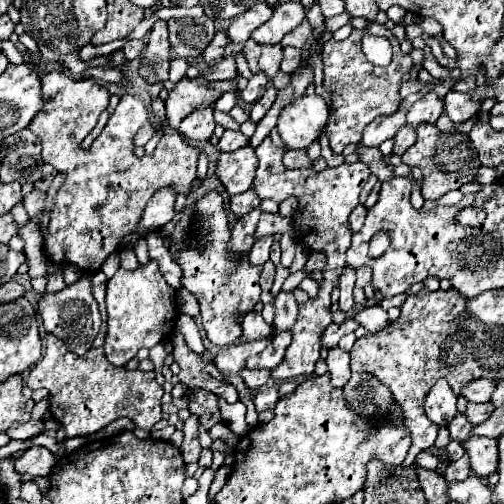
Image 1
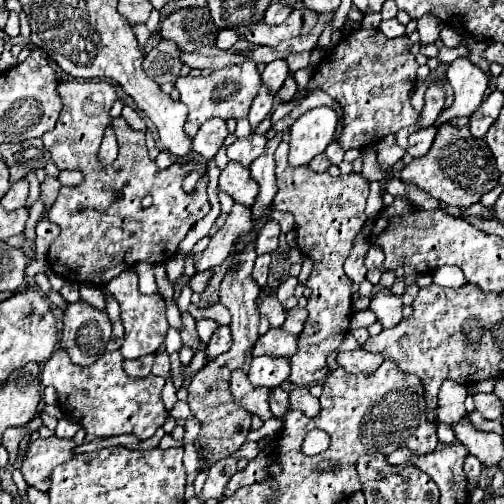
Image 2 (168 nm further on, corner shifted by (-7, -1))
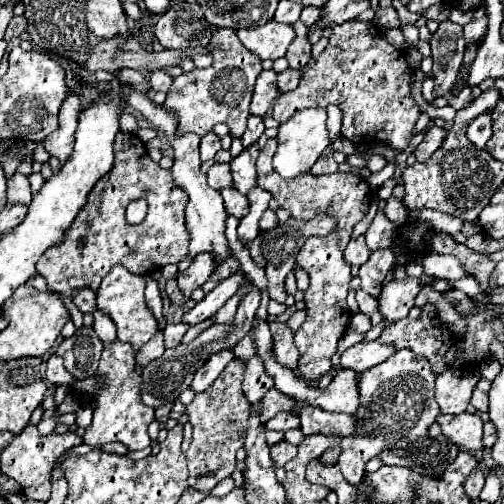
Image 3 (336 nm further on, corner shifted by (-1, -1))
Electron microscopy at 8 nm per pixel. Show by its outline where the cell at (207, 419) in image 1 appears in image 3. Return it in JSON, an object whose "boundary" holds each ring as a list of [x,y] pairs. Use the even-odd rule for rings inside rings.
{"boundary":[[[232,359],[230,365],[222,371],[222,375],[214,381],[214,387],[210,387],[210,391],[198,393],[190,403],[190,407],[186,407],[186,413],[190,415],[190,423],[194,427],[194,437],[190,449],[186,451],[190,469],[188,485],[196,491],[208,493],[222,479],[230,477],[236,469],[236,451],[244,447],[246,427],[252,409],[252,405],[246,403],[240,389],[242,375],[244,375],[244,361]]]}

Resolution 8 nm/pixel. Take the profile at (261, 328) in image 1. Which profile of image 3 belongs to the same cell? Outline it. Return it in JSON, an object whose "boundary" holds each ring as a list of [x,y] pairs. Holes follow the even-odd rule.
{"boundary":[[[318,215],[310,221],[300,221],[290,217],[286,223],[278,223],[272,231],[260,231],[262,233],[262,253],[266,259],[266,275],[268,275],[268,291],[270,291],[270,299],[284,303],[286,301],[286,291],[284,291],[284,279],[286,275],[294,269],[296,263],[296,255],[300,251],[300,247],[306,243],[308,237],[316,235],[316,237],[324,237],[330,231],[334,231],[336,227],[336,219],[330,215]]]}

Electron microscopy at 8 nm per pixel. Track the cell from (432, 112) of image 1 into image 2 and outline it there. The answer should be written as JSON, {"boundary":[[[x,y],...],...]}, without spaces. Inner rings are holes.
{"boundary":[[[456,59],[450,65],[446,77],[454,89],[454,103],[438,115],[434,123],[436,127],[456,117],[470,117],[472,111],[476,111],[476,107],[482,103],[488,85],[486,73],[468,59]]]}

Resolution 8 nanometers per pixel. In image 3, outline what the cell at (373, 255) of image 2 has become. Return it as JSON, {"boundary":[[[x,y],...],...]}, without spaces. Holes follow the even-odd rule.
{"boundary":[[[380,201],[378,203],[378,213],[374,217],[374,223],[366,231],[366,245],[370,247],[370,251],[382,249],[382,247],[390,247],[390,243],[396,239],[398,227],[392,221],[386,219],[384,207],[386,207],[386,201]]]}

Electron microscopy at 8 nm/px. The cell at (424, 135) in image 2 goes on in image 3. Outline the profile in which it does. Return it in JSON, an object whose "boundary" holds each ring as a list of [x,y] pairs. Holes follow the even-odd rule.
{"boundary":[[[430,127],[430,129],[424,133],[422,143],[420,143],[420,145],[416,147],[416,151],[414,151],[416,159],[418,159],[420,163],[428,161],[430,155],[432,155],[436,149],[442,147],[444,139],[446,139],[446,131],[444,131],[444,129],[440,129],[440,127]]]}

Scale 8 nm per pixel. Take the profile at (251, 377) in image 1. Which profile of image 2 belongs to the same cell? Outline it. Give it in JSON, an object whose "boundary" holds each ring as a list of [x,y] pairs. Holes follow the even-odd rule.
{"boundary":[[[272,387],[270,389],[270,411],[274,415],[284,415],[288,411],[288,393],[282,387]]]}

